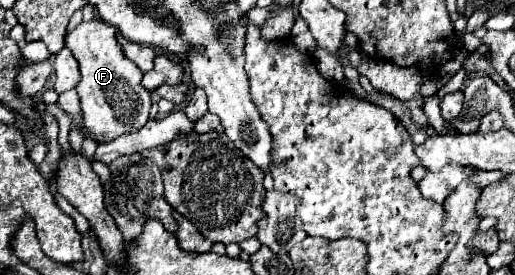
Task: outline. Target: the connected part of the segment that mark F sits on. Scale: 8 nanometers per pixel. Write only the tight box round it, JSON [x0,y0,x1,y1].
[65,19,151,143]

